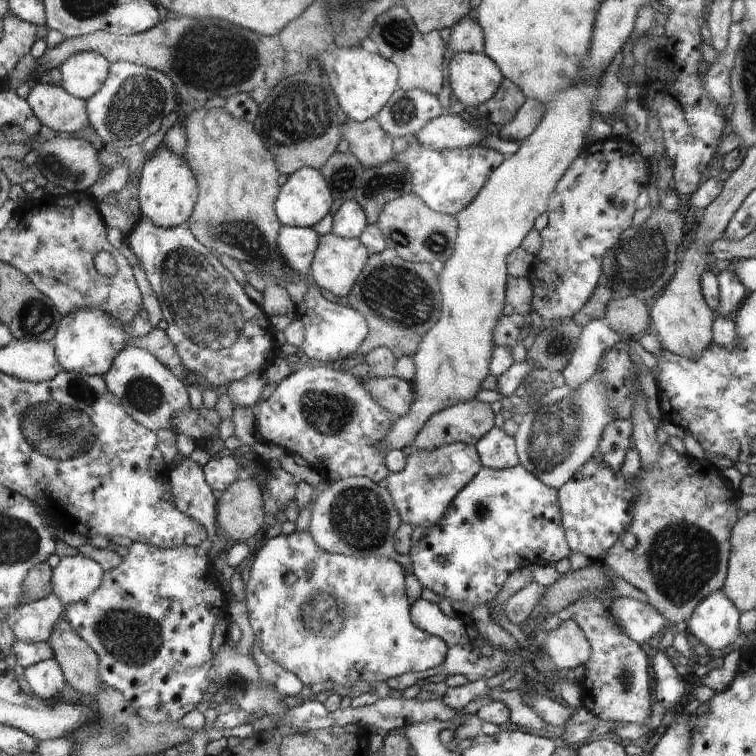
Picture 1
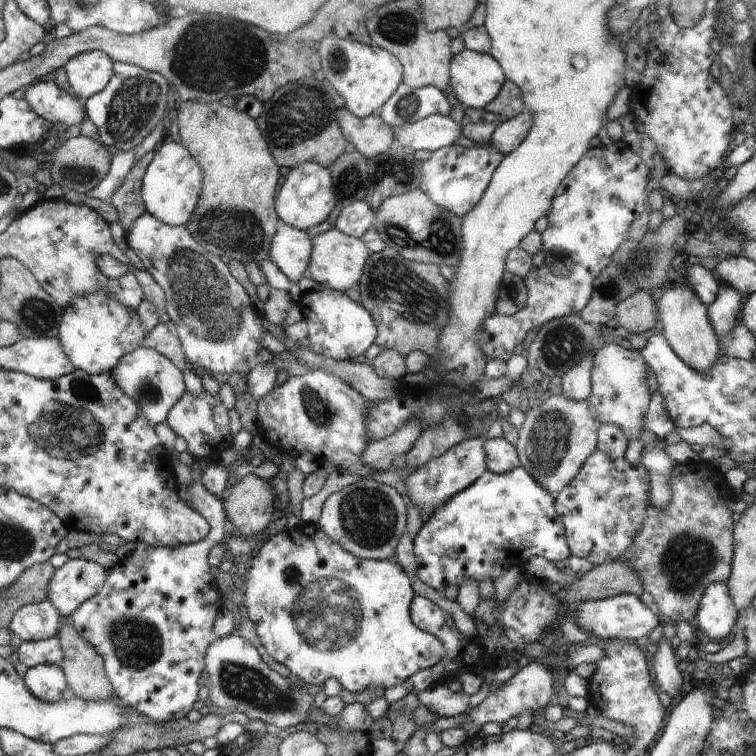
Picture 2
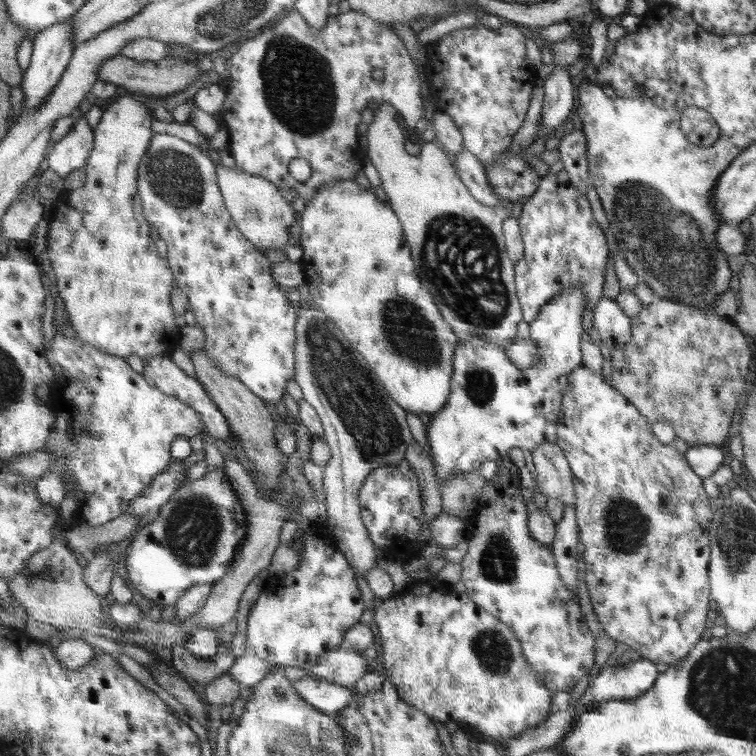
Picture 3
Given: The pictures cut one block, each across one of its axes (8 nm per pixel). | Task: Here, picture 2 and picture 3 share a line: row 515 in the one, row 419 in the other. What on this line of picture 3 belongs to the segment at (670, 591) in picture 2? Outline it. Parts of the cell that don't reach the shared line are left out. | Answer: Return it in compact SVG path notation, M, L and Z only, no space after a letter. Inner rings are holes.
M668 298L655 299L652 303L643 306L643 309L632 317L632 338L629 343L622 349L613 350L612 352L613 370L611 374L610 384L613 385L618 392L622 393L626 399L630 400L641 412L646 416L646 420L650 424L657 422L667 422L672 425L674 434L678 438L682 438L688 446L693 447L696 445L707 444L721 446L726 442L728 438L728 426L732 422L732 416L736 412L736 402L738 402L738 396L744 394L744 388L746 388L746 374L748 374L748 366L750 366L750 360L752 360L752 352L750 352L750 346L744 338L744 334L732 326L732 323L726 324L718 318L718 314L713 310L698 310L698 308L690 308L688 304L678 302L676 300L668 300Z

